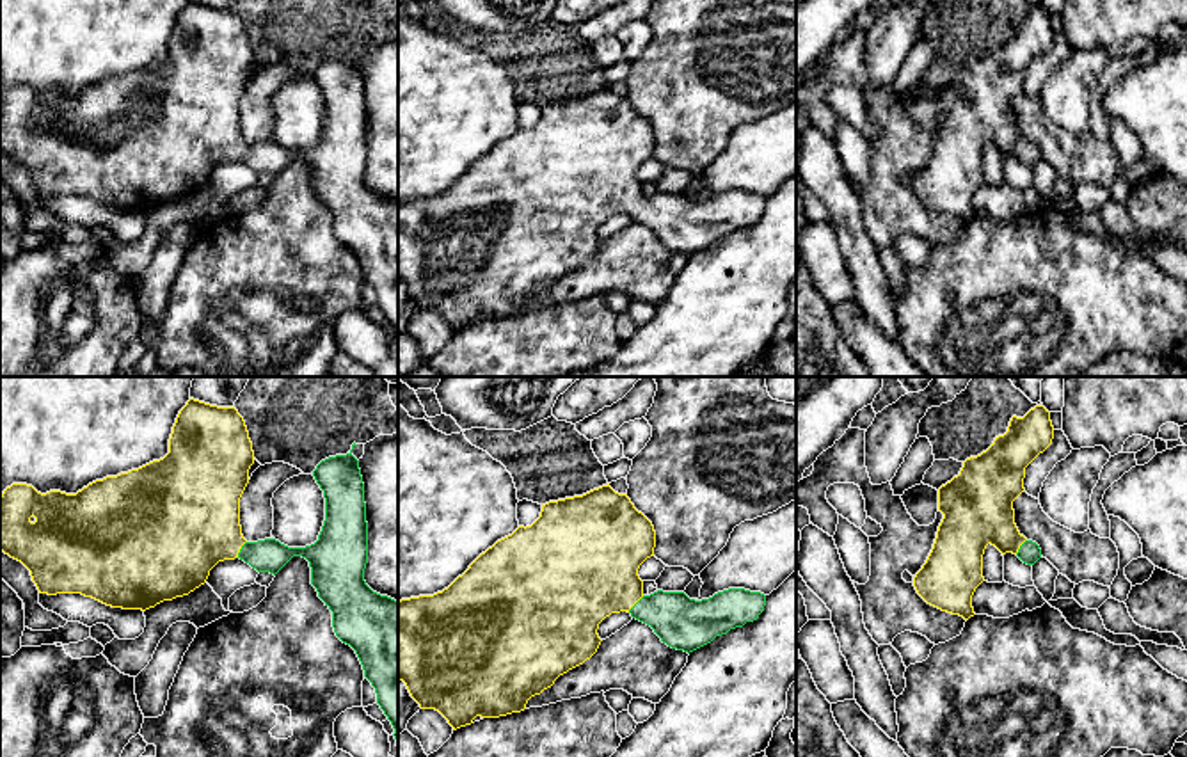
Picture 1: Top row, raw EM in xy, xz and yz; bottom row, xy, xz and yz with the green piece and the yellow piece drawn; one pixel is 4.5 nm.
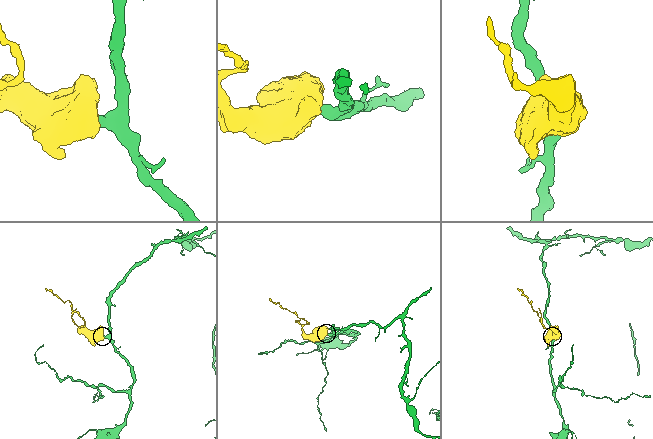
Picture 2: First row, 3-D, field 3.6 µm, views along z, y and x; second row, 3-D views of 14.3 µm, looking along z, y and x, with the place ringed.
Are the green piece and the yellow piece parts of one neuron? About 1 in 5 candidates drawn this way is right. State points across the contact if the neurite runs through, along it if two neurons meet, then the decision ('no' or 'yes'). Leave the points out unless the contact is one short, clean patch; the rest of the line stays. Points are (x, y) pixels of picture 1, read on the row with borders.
way xz (681, 622), (661, 610), (635, 605), (592, 569); yes

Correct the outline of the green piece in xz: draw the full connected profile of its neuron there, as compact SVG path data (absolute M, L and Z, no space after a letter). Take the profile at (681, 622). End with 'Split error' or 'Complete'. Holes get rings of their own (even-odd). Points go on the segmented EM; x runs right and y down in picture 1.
M609 483L542 505L540 517L531 526L519 526L498 540L448 588L398 602L398 679L421 709L439 711L457 730L471 725L476 716L499 718L524 711L531 697L597 652L602 641L599 624L611 613L627 611L650 626L663 643L689 654L716 636L757 620L764 611L766 595L745 588L729 588L702 601L689 599L684 592L657 590L645 595L638 569L654 556L654 547L652 522L634 508L627 494L615 492Z. Split error

